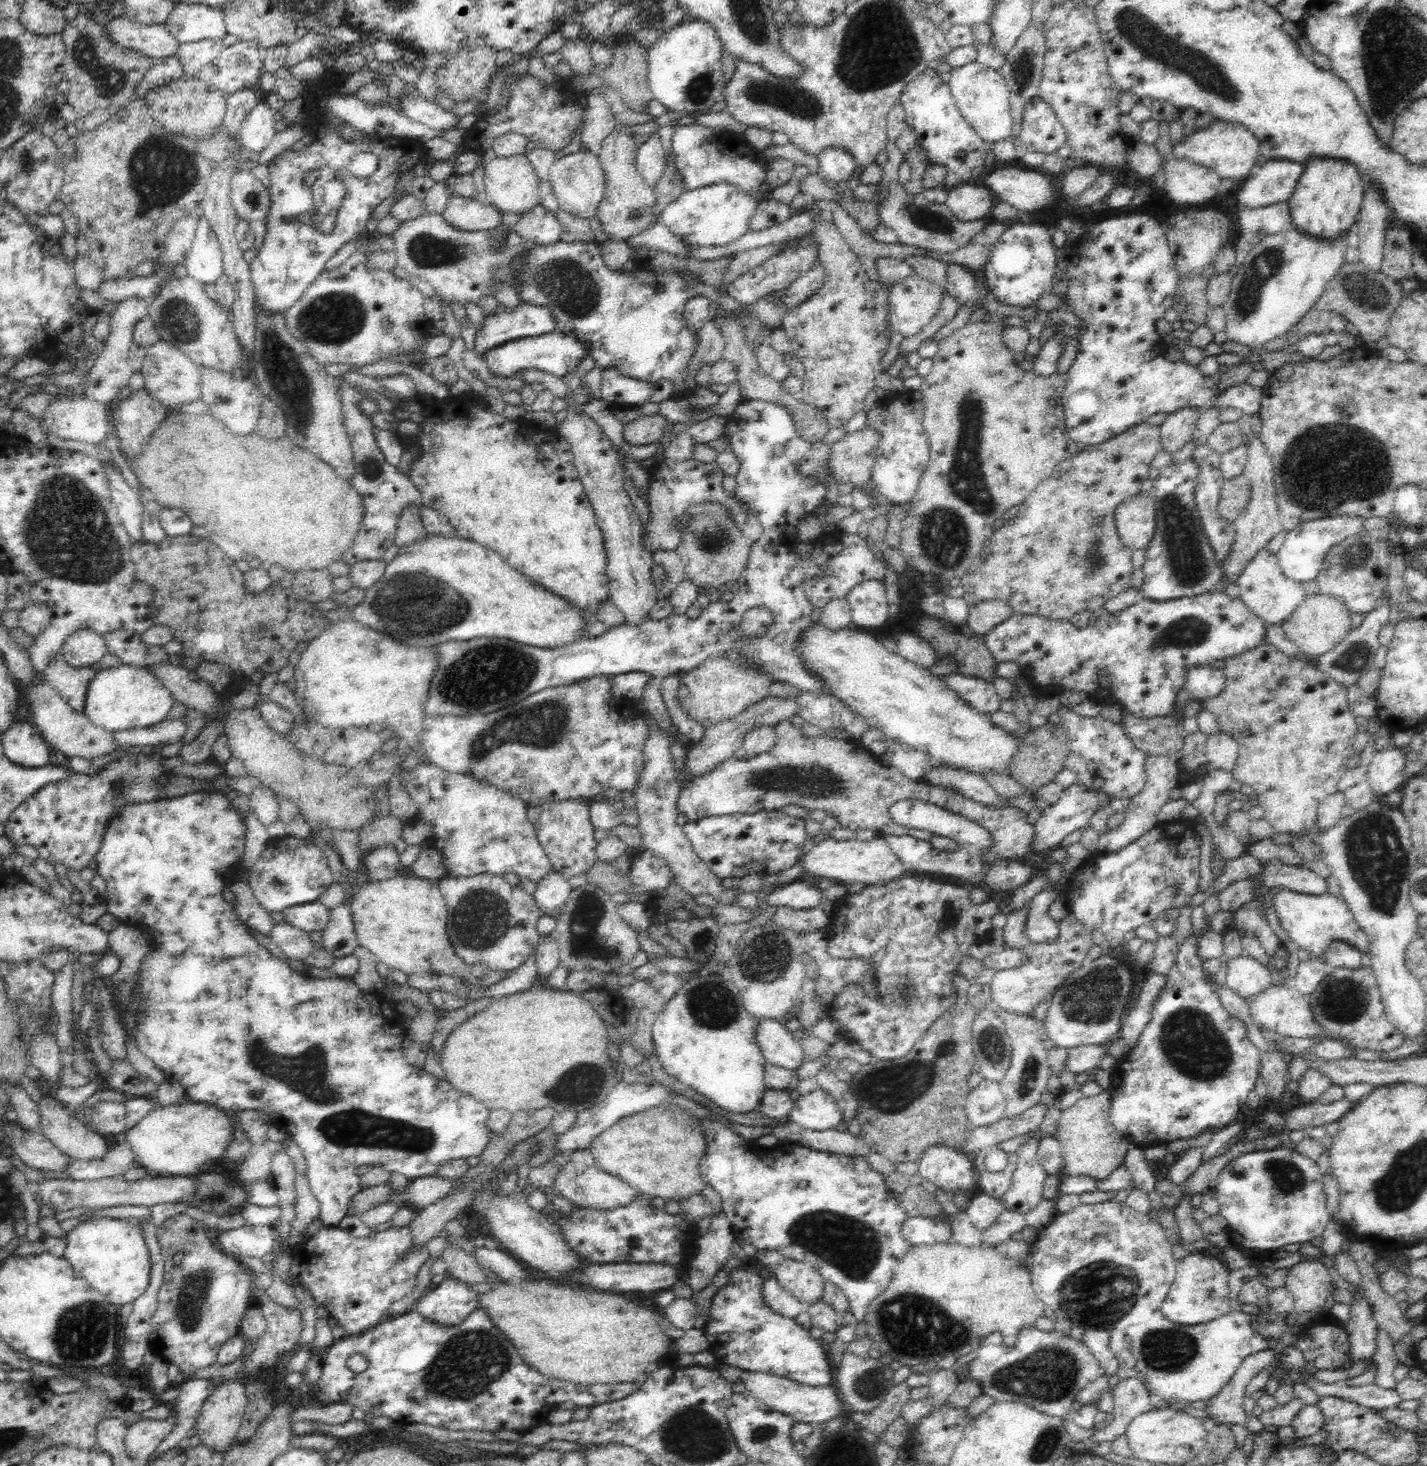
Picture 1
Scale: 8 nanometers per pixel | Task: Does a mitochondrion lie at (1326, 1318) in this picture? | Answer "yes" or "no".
no

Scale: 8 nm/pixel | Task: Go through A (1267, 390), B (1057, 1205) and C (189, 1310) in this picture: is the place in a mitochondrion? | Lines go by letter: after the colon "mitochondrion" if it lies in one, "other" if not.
A: other
B: other
C: mitochondrion

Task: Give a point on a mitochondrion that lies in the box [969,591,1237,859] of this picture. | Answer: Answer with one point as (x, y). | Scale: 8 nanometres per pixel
(1188, 631)

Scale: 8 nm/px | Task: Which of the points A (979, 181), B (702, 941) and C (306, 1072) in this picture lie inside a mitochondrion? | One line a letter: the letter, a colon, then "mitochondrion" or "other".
A: other
B: mitochondrion
C: mitochondrion

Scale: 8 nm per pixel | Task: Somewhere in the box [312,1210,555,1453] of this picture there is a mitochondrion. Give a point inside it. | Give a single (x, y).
(468, 1364)

